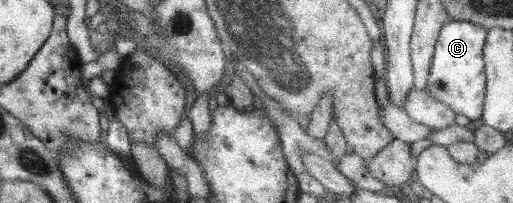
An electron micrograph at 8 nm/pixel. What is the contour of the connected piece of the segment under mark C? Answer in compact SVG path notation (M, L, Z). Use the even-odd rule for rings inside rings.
M451 20L443 24L435 44L430 78L425 91L436 100L449 106L456 115L463 114L472 122L480 120L485 101L485 62L483 48L487 30L479 24Z

